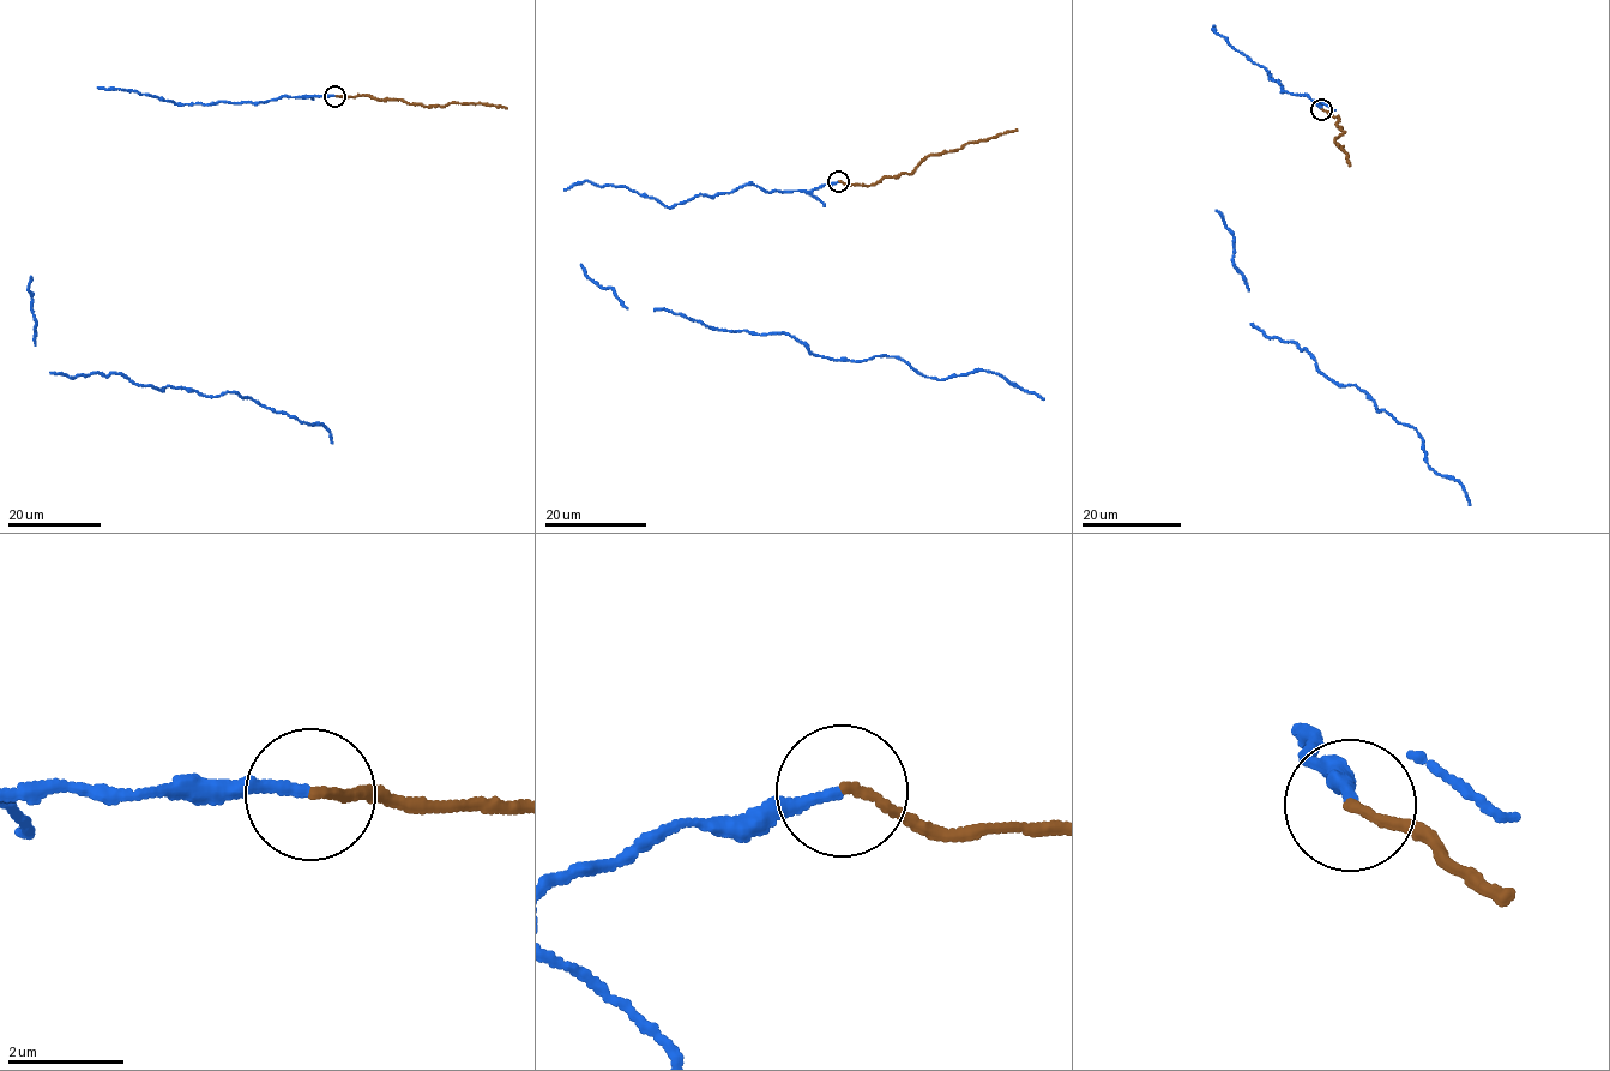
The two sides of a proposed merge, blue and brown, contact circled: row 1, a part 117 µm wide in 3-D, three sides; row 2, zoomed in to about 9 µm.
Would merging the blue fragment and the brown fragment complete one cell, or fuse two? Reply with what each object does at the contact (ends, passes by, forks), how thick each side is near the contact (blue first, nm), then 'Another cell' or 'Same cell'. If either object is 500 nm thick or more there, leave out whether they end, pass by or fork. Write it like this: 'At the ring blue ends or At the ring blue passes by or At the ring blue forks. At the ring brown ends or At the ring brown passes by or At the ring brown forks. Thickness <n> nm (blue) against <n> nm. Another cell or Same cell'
At the ring blue ends. At the ring brown ends. Thickness 170 nm (blue) against 150 nm. Same cell

